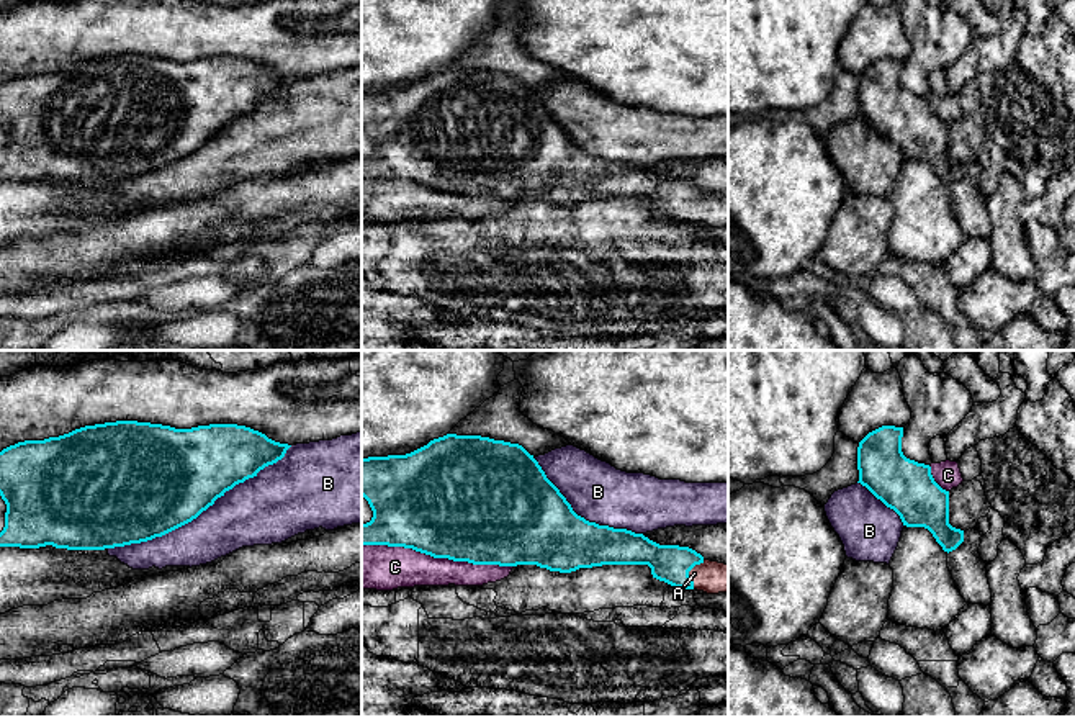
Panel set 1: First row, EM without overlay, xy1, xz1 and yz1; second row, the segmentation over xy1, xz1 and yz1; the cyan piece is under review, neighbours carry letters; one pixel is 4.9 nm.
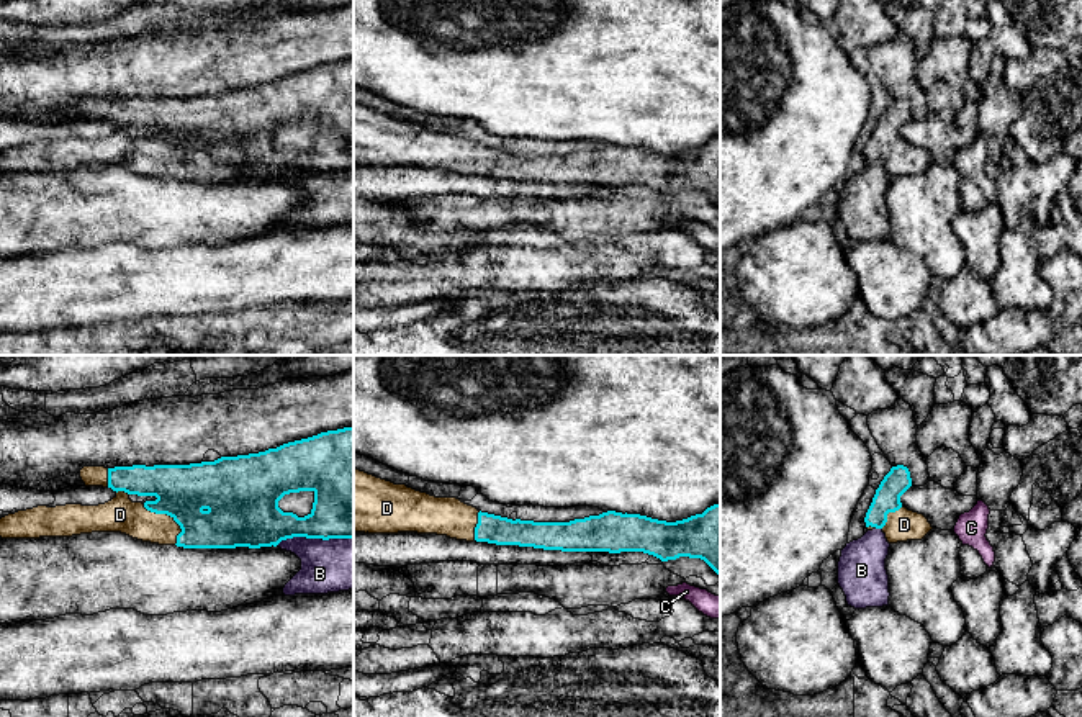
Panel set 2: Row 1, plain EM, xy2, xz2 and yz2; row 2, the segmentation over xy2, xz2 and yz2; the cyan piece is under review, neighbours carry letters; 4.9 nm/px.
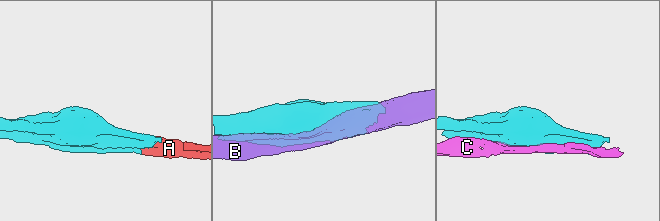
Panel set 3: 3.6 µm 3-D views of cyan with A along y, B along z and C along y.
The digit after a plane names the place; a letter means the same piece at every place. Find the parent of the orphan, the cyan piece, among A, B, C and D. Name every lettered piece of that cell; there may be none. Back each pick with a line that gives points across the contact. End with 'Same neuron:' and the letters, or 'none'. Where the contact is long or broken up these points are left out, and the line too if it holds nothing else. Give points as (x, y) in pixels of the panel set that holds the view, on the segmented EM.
Same neuron: A, D

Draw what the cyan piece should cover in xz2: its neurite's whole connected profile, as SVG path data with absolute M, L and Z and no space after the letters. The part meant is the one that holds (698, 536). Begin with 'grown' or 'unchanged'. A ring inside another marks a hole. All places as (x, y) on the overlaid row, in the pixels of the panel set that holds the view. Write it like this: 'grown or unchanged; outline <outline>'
grown; outline M354 468L354 532L437 534L561 552L643 552L661 561L689 557L704 560L720 578L720 503L676 522L615 511L570 522L512 521Z

